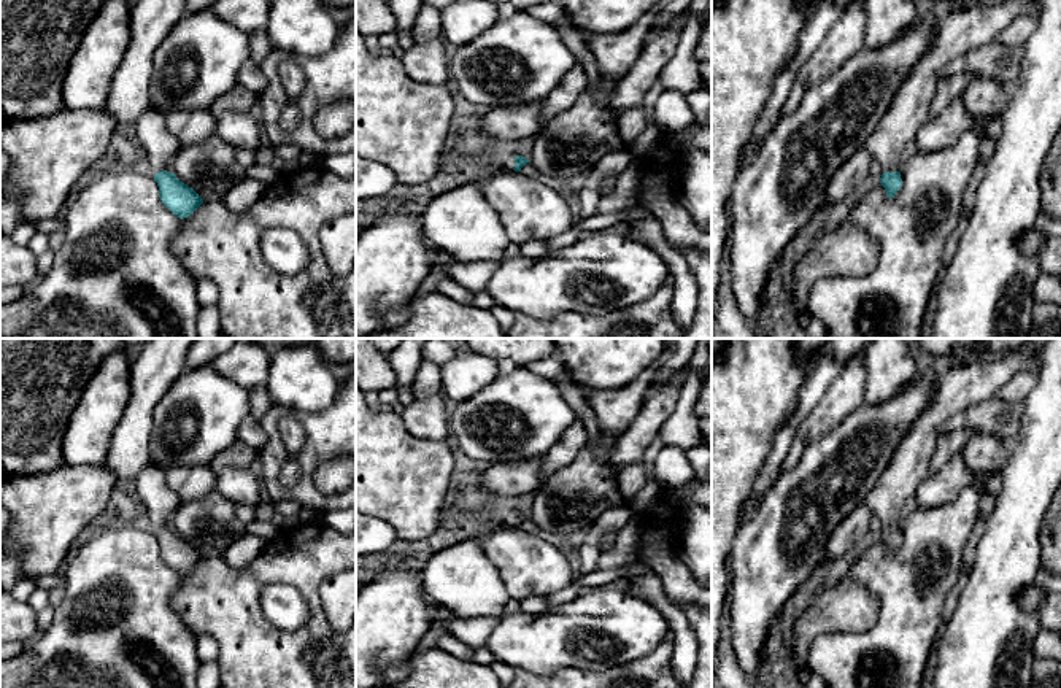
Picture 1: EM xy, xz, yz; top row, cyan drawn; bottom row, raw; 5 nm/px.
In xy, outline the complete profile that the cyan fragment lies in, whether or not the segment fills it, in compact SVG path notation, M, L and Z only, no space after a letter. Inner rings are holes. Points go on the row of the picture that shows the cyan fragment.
M148 108L137 119L137 133L149 157L151 173L159 186L162 203L179 219L189 218L203 199L187 184L179 181L175 173L167 172L167 165L175 159L179 141L168 130L165 114Z

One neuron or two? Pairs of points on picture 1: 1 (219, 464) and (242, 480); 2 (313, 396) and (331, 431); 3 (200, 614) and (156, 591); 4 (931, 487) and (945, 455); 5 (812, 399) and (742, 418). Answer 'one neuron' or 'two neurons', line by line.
1: one neuron
2: two neurons
3: two neurons
4: one neuron
5: two neurons

